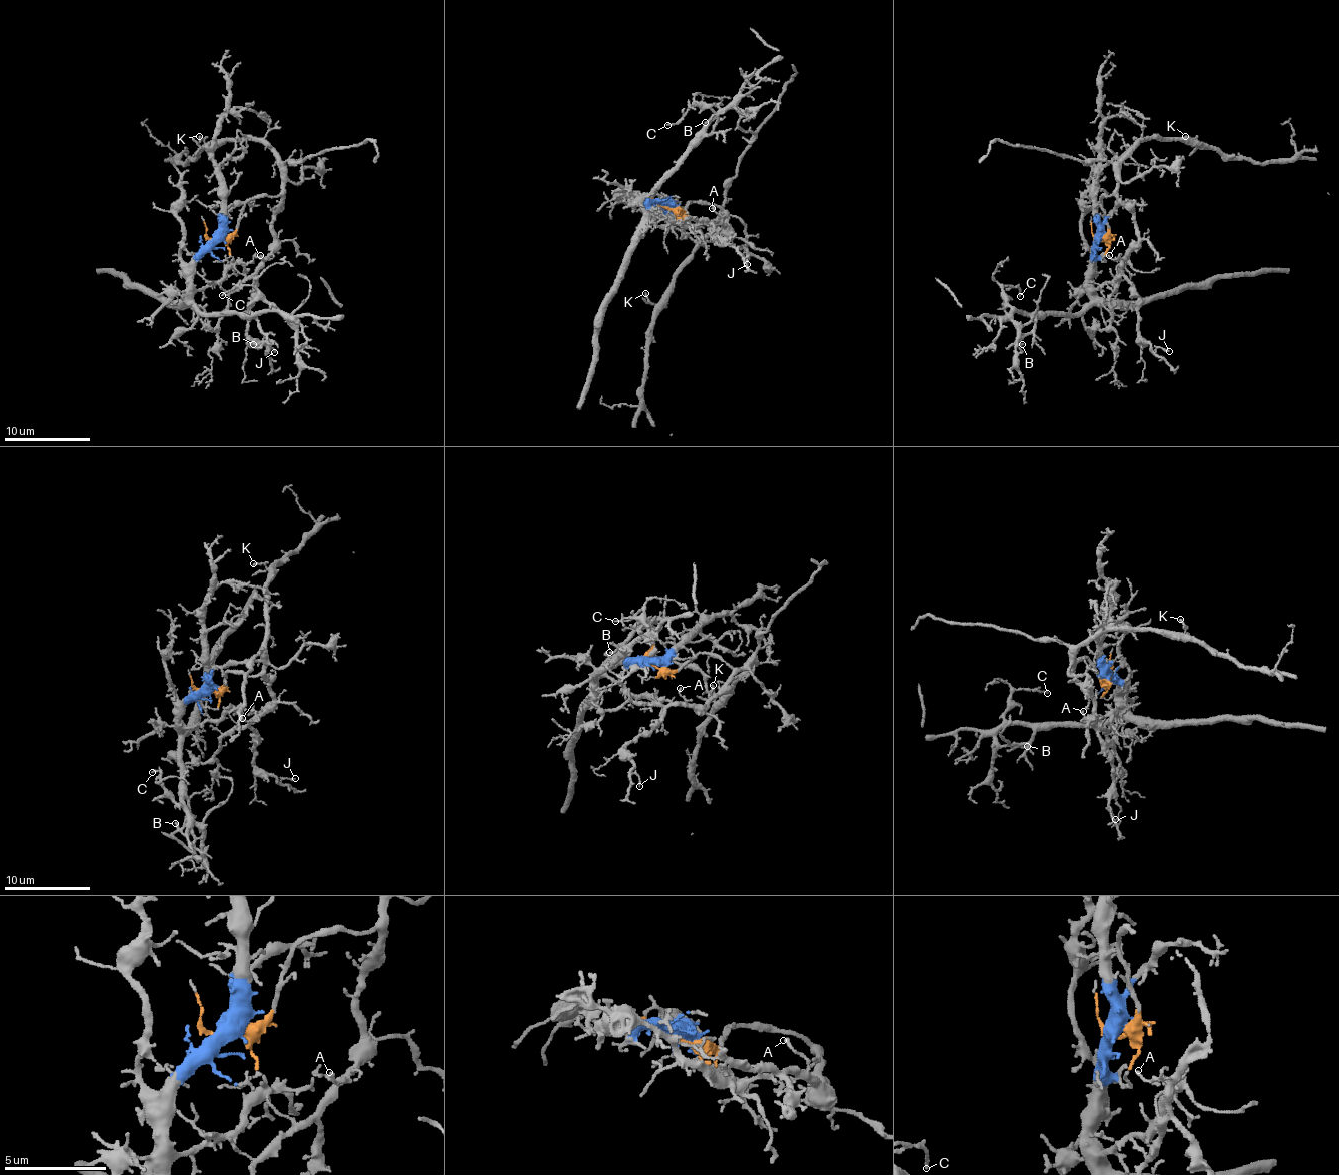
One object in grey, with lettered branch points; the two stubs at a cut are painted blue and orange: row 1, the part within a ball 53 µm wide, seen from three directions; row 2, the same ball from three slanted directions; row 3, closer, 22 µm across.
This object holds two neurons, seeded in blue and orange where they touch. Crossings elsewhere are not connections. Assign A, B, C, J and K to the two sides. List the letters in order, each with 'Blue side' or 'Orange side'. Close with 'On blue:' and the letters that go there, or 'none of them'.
A: Orange side
B: Blue side
C: Blue side
J: Orange side
K: Orange side
On blue: B, C

